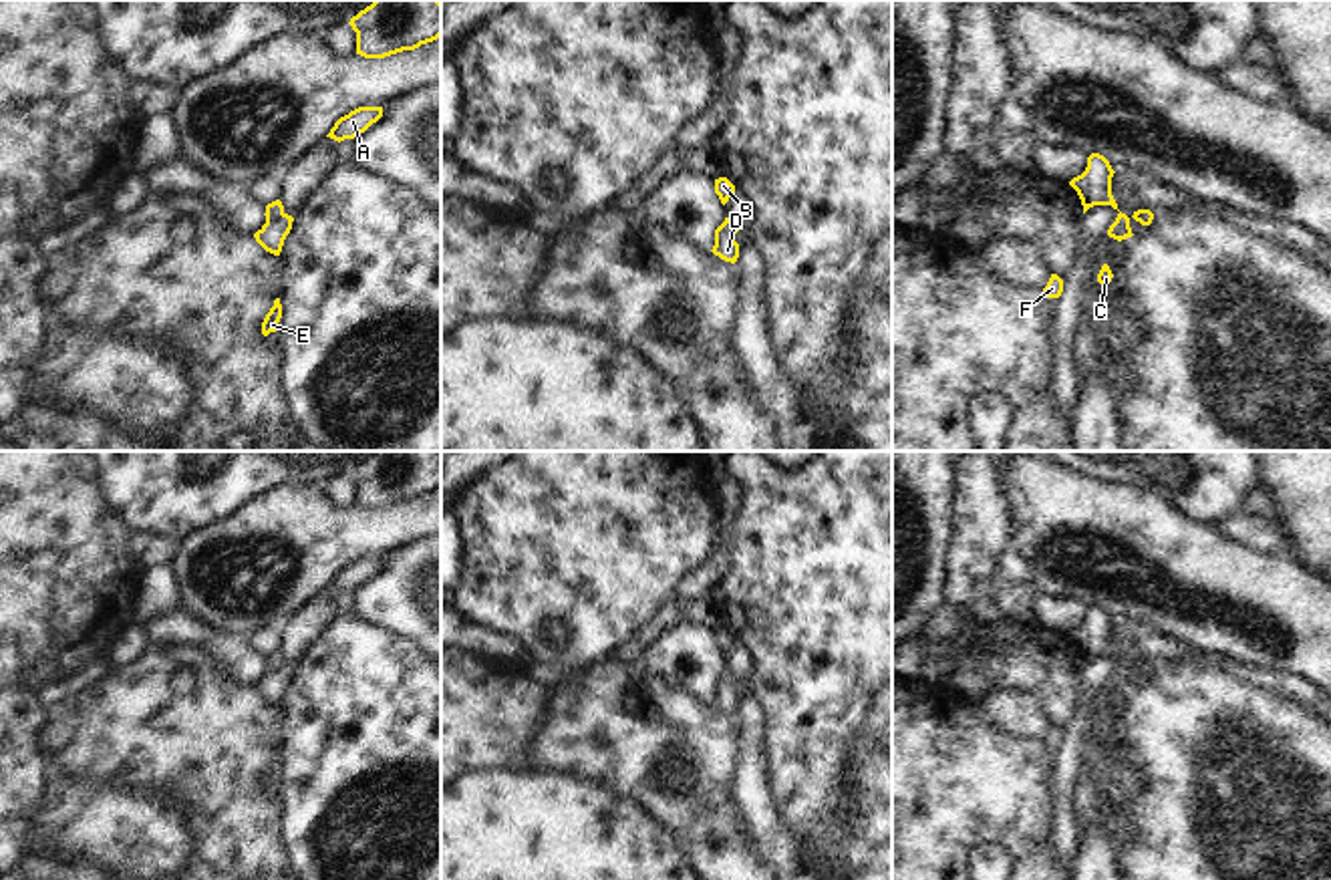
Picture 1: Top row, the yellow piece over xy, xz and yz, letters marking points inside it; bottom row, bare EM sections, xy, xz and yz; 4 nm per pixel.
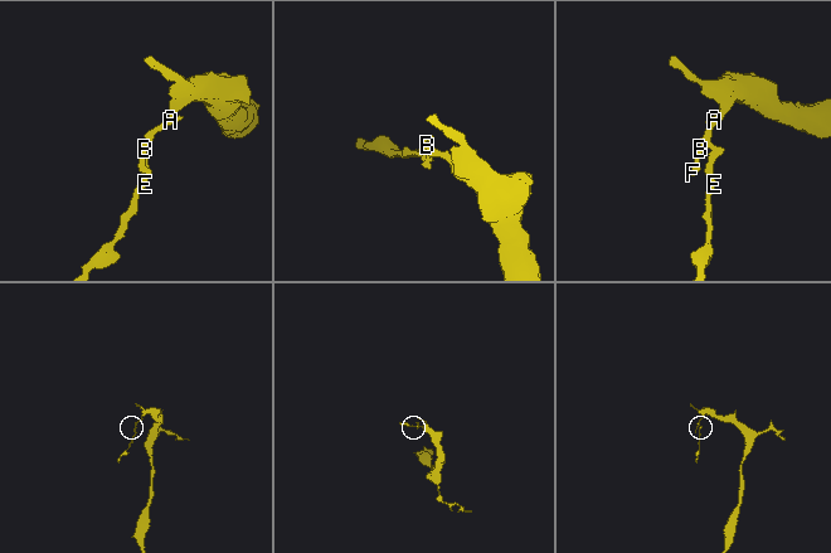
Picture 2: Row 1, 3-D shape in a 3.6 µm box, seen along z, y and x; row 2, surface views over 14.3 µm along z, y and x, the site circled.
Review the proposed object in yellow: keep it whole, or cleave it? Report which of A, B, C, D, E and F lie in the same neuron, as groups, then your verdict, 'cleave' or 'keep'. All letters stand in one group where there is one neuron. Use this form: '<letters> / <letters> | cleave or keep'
A B D F / C E | cleave

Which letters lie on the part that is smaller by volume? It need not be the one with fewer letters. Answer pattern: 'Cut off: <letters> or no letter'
Cut off: C, E

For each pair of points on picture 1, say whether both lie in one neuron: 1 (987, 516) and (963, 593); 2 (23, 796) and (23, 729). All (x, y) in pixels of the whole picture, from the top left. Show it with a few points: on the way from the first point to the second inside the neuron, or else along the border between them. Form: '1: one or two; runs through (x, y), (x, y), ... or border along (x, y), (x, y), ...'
1: one; runs through (983, 534), (971, 574)
2: one; runs through (23, 780), (23, 746)

